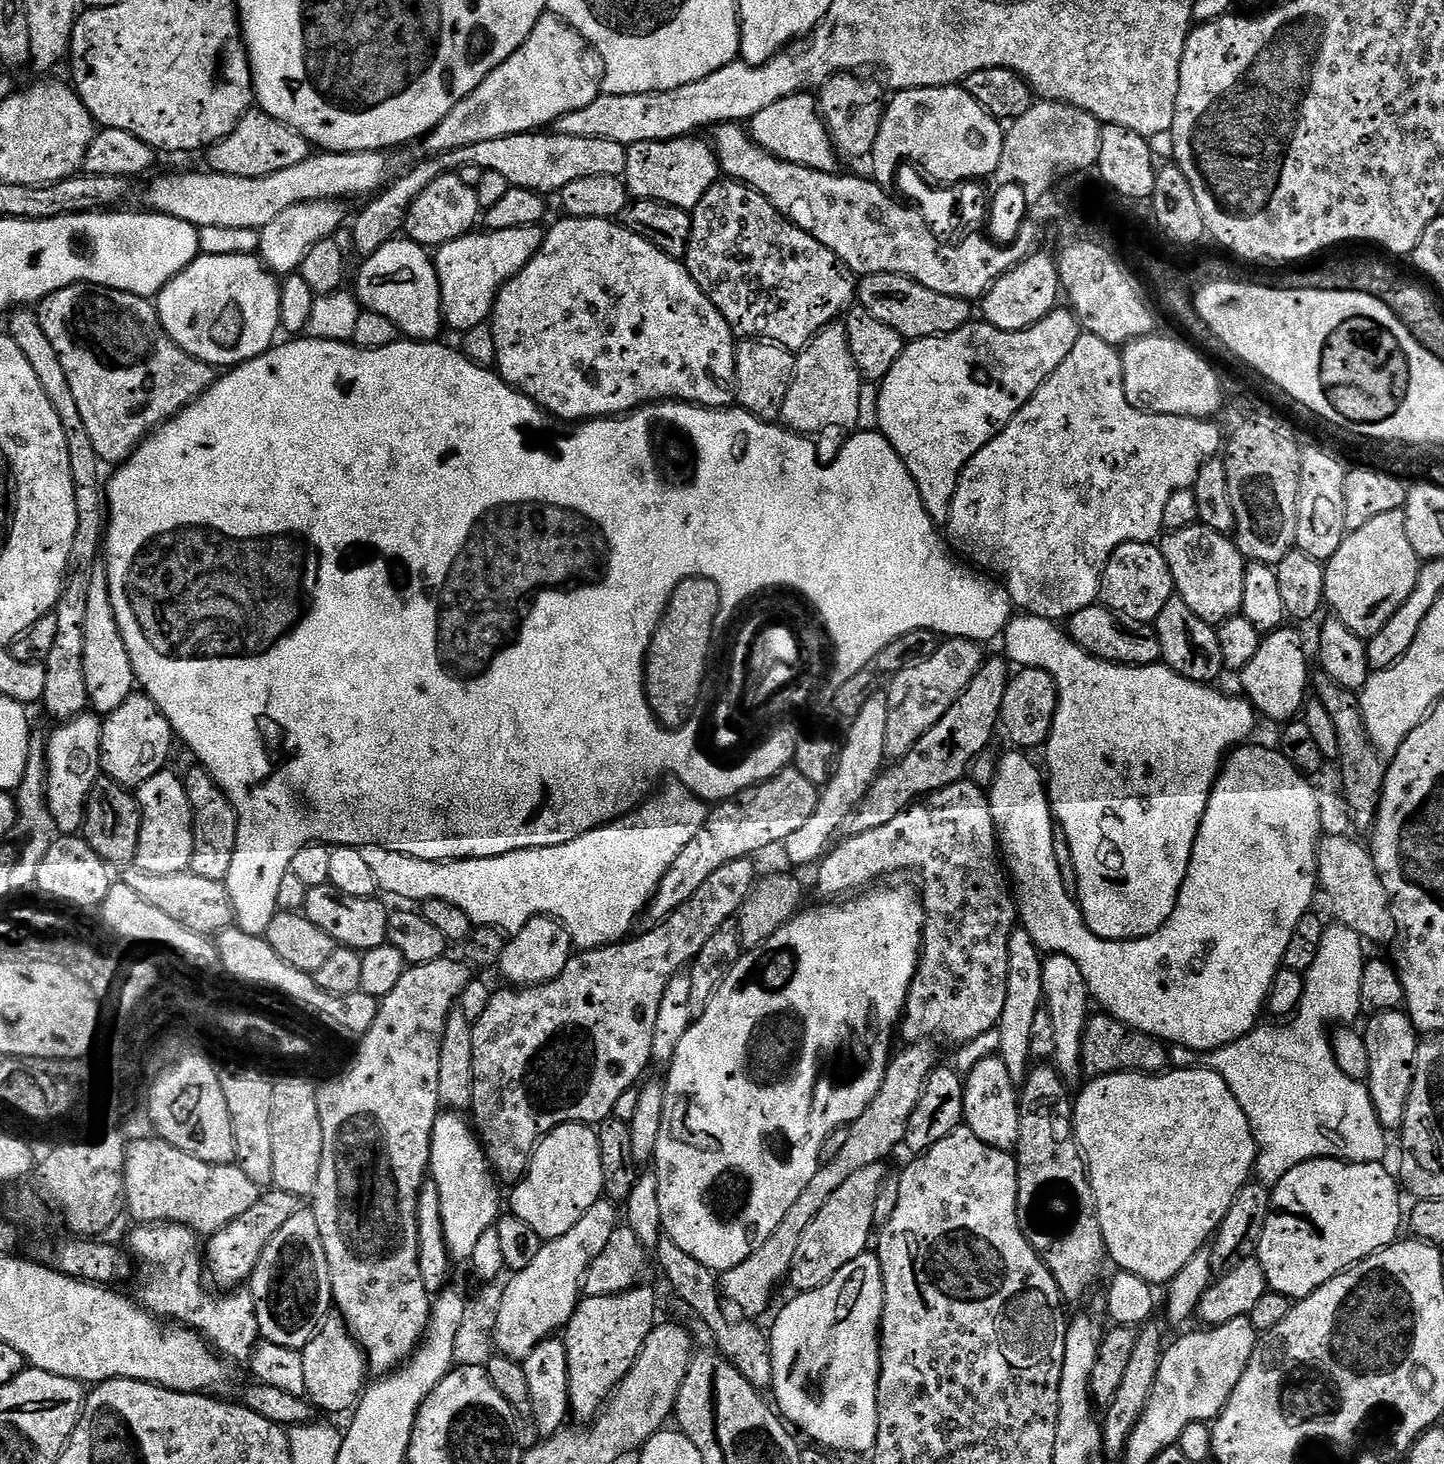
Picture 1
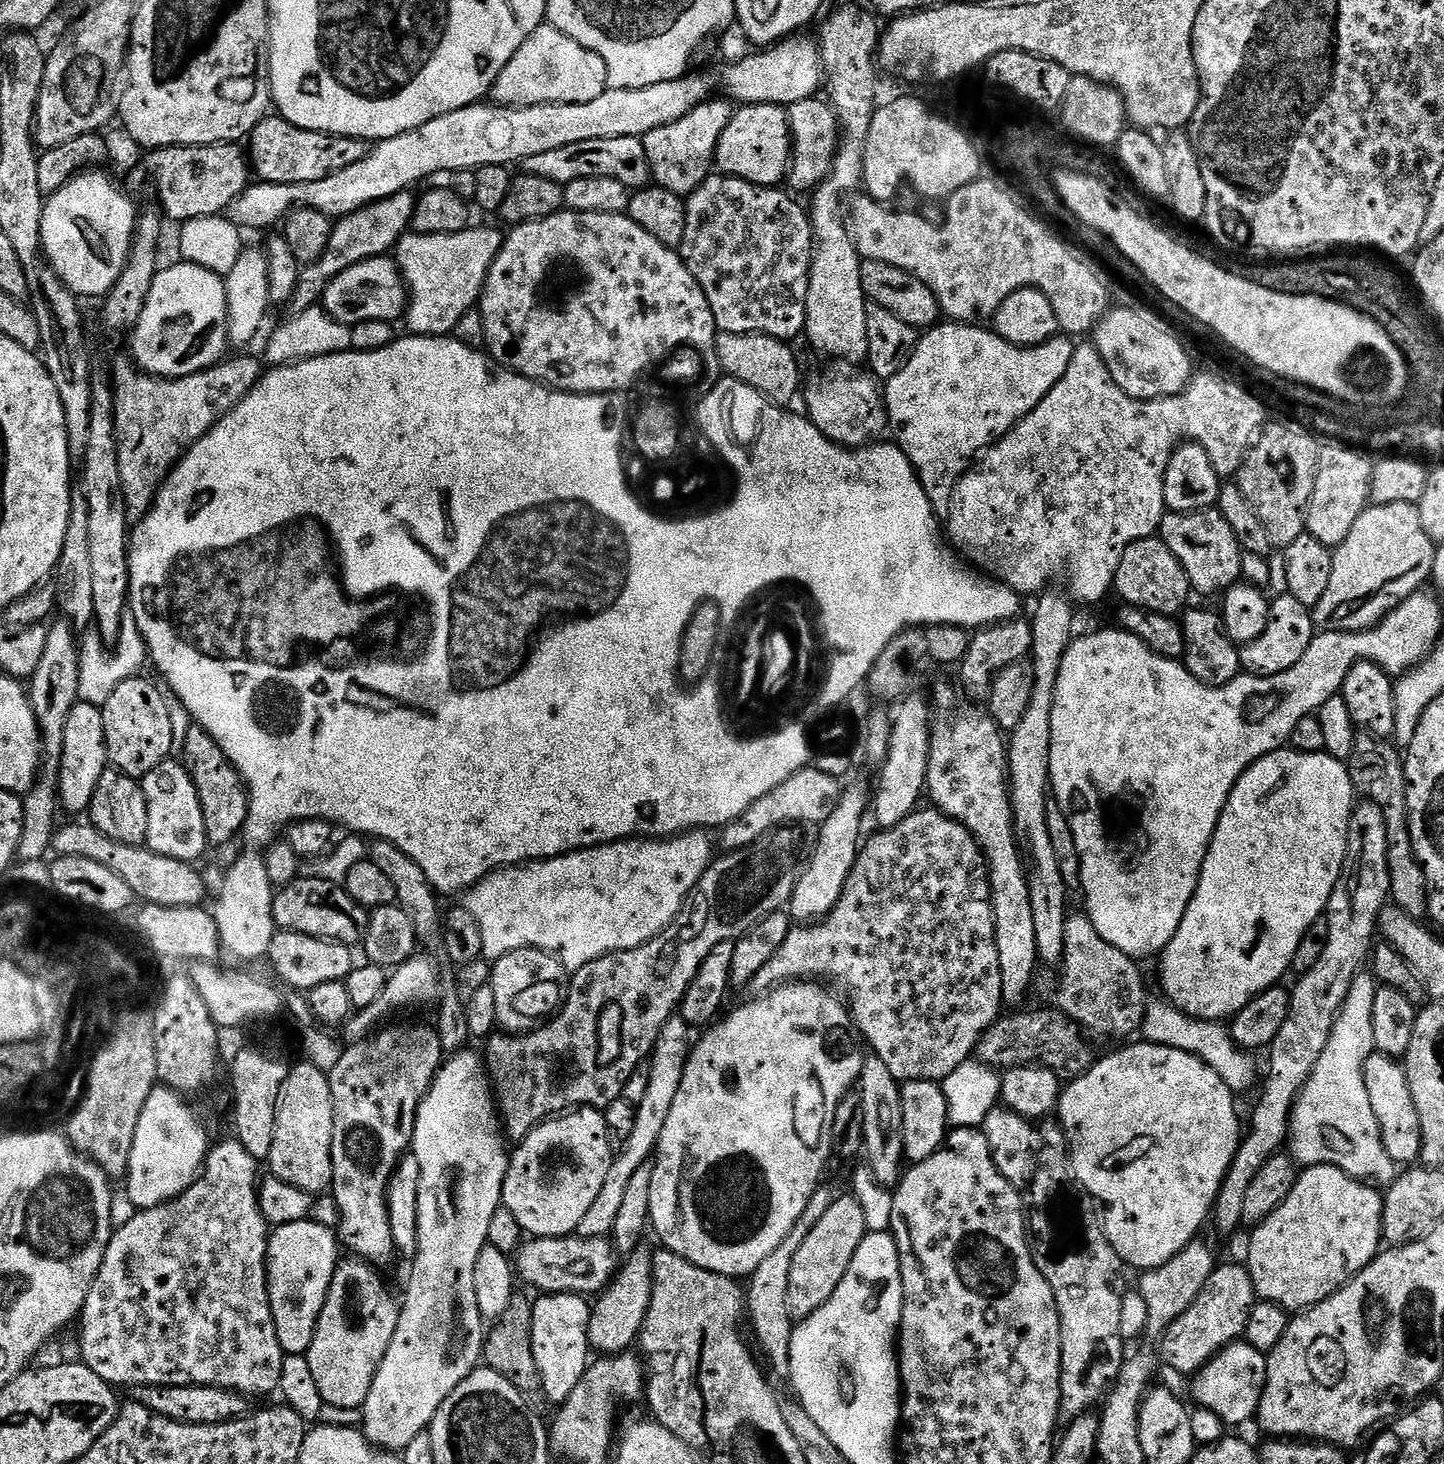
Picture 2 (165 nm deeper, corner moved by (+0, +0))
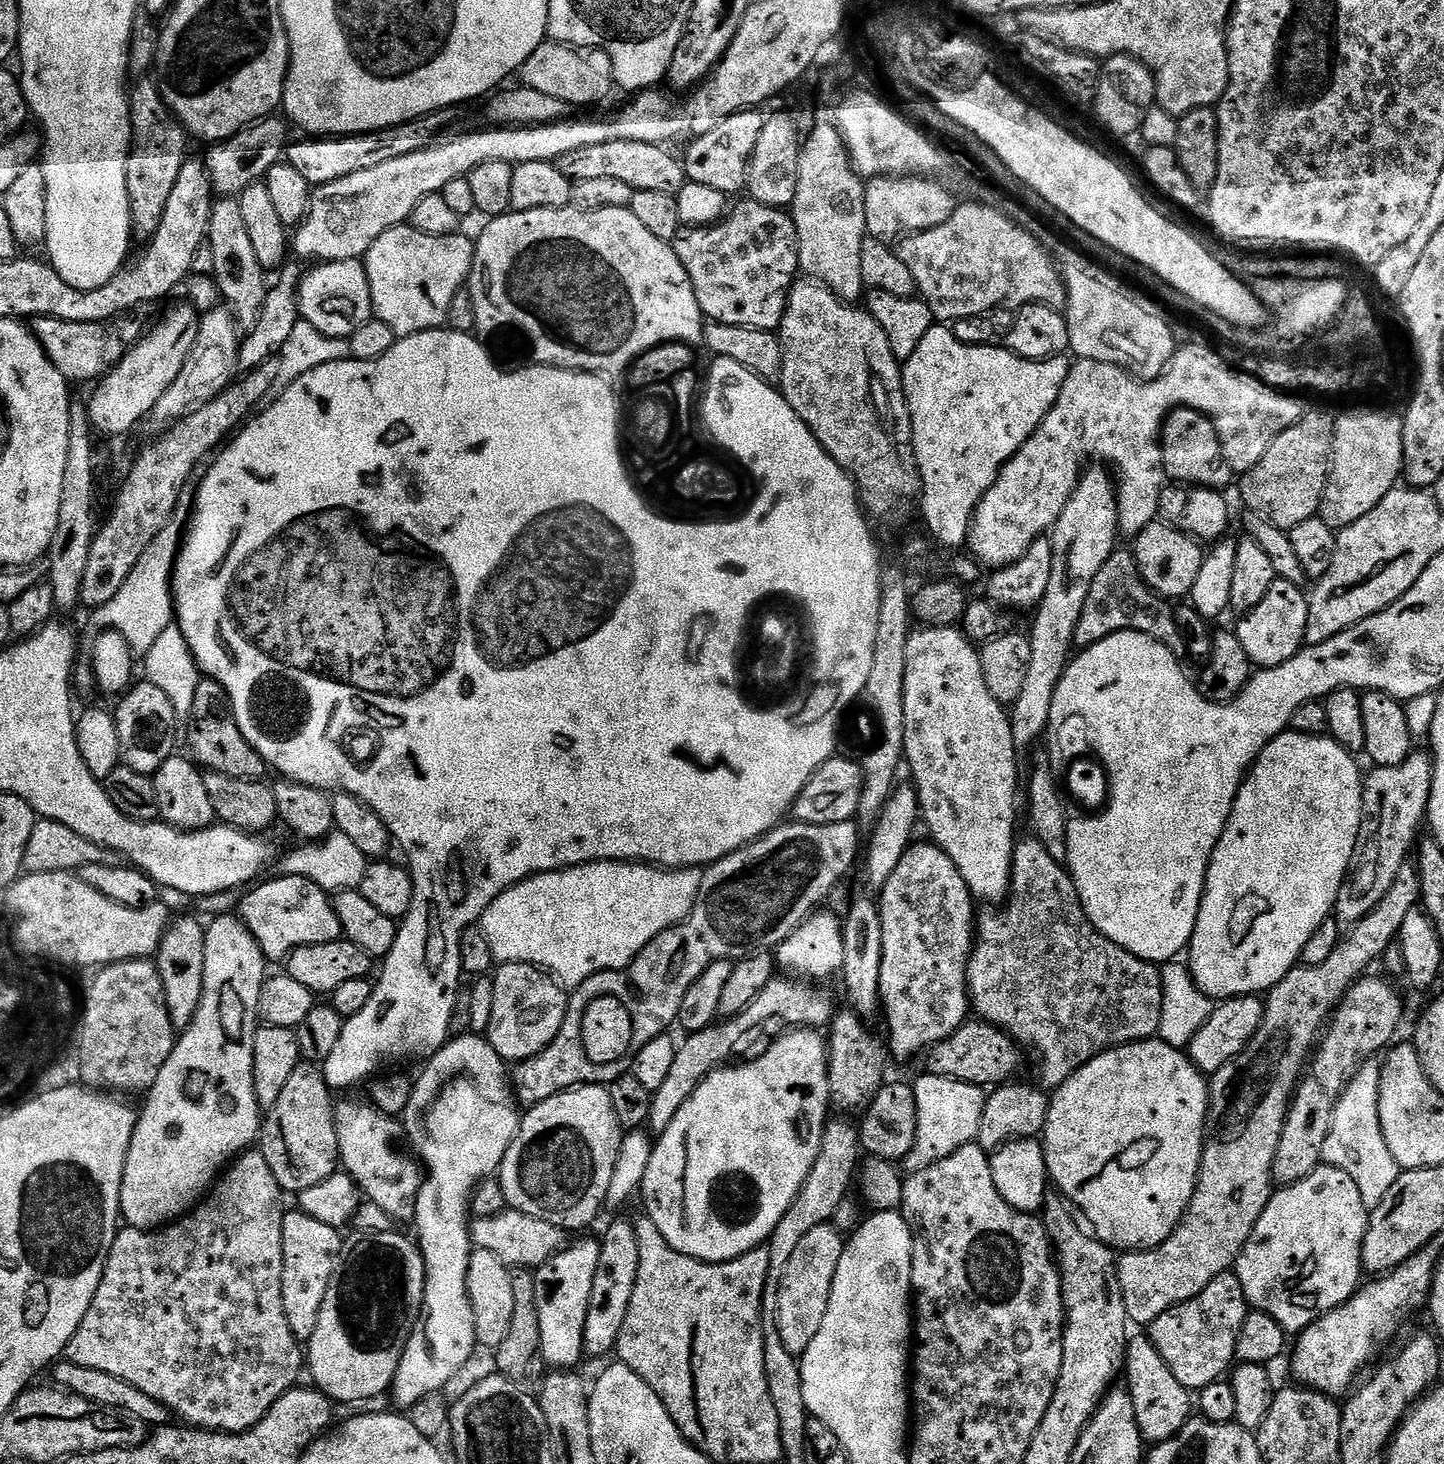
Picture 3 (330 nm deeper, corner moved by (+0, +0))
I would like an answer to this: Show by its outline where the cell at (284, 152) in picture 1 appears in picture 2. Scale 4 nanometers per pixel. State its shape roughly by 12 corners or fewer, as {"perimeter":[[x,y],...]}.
{"perimeter":[[269,114],[247,137],[263,183],[330,178],[370,144]]}

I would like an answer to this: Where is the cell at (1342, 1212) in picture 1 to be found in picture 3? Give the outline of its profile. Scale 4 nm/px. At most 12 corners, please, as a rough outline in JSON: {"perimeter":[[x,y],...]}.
{"perimeter":[[1318,1167],[1273,1191],[1234,1265],[1299,1334],[1362,1284],[1369,1215]]}

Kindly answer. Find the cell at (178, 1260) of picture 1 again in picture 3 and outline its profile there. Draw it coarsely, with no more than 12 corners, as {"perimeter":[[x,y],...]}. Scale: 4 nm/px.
{"perimeter":[[259,1150],[121,1227],[67,1363],[235,1434],[297,1387]]}

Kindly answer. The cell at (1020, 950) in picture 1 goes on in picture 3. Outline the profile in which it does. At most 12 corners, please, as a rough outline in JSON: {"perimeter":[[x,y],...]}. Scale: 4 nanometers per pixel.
{"perimeter":[[959,627],[906,642],[904,758],[977,901],[1012,886],[1016,755]]}

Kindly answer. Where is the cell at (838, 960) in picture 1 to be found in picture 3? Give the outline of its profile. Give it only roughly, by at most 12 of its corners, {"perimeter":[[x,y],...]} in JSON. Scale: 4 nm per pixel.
{"perimeter":[[785,1031],[659,1133],[675,1252],[767,1245],[822,1150],[828,1045]]}

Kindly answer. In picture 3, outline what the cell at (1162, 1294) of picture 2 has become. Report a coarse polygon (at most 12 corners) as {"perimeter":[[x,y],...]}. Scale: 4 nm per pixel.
{"perimeter":[[1405,862],[1211,1077],[1184,1221],[1116,1273],[1133,1325],[1233,1271],[1306,1061],[1421,900]]}

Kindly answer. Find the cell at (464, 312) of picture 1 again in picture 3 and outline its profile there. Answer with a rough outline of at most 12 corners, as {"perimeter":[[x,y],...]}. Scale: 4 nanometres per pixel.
{"perimeter":[[408,222],[362,260],[398,338],[448,323],[475,243]]}

